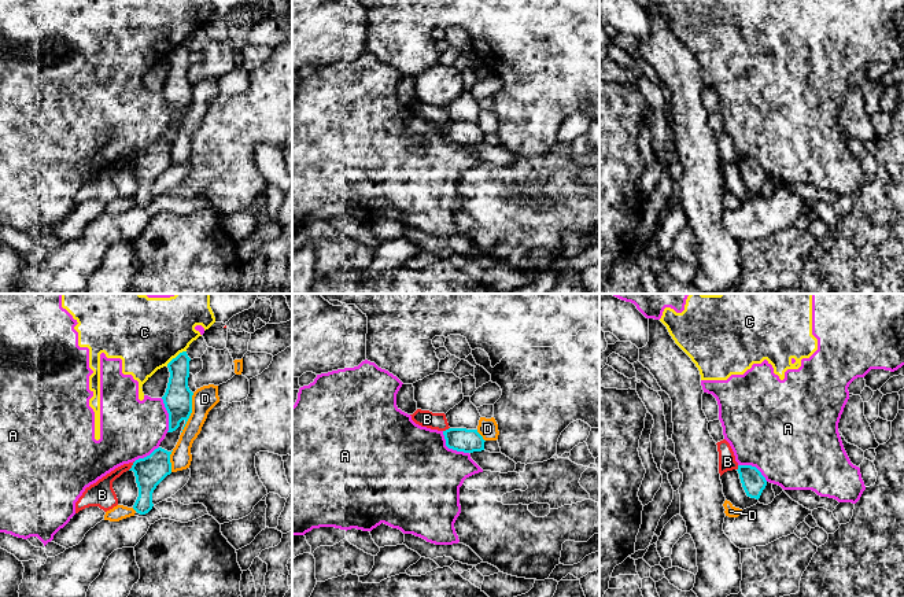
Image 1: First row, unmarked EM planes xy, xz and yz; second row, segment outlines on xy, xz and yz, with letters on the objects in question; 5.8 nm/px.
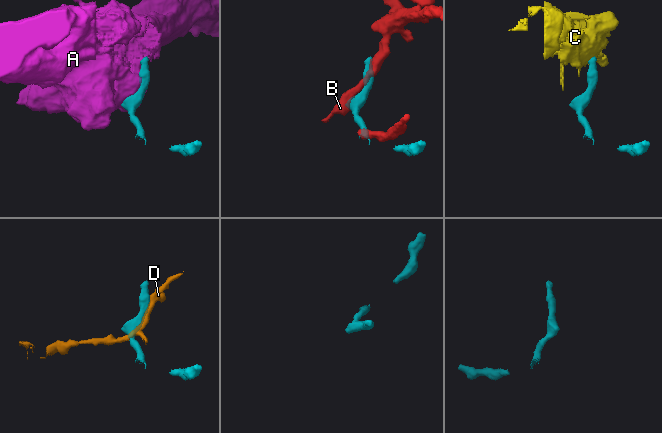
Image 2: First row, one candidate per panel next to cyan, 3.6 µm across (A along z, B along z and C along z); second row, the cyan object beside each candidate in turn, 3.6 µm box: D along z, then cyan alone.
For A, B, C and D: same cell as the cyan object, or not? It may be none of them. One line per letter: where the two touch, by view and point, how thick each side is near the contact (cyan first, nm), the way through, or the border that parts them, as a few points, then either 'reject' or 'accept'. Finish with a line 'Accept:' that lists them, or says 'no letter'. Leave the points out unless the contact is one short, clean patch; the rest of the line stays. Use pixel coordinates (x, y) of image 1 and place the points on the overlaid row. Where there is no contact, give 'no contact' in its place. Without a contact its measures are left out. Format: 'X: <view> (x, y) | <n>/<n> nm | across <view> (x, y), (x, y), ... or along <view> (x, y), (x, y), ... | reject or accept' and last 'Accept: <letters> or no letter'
A: xz (450, 448) | 140/480 nm | reject
B: xy (132, 465) | 180/150 nm | along xy (135, 461), (128, 470) | reject
C: xy (177, 356) | 160/420 nm | along xy (185, 350), (180, 352), (166, 365) | reject
D: xy (191, 412) | 170/140 nm | reject
Accept: no letter

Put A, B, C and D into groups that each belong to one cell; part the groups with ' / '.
A C / B / D

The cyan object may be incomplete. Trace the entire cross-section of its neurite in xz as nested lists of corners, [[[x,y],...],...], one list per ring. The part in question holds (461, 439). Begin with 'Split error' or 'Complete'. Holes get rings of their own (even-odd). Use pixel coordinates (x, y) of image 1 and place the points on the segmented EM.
Complete. [[[449,428],[443,431],[446,446],[449,449],[473,453],[484,450],[484,439],[477,430]]]

